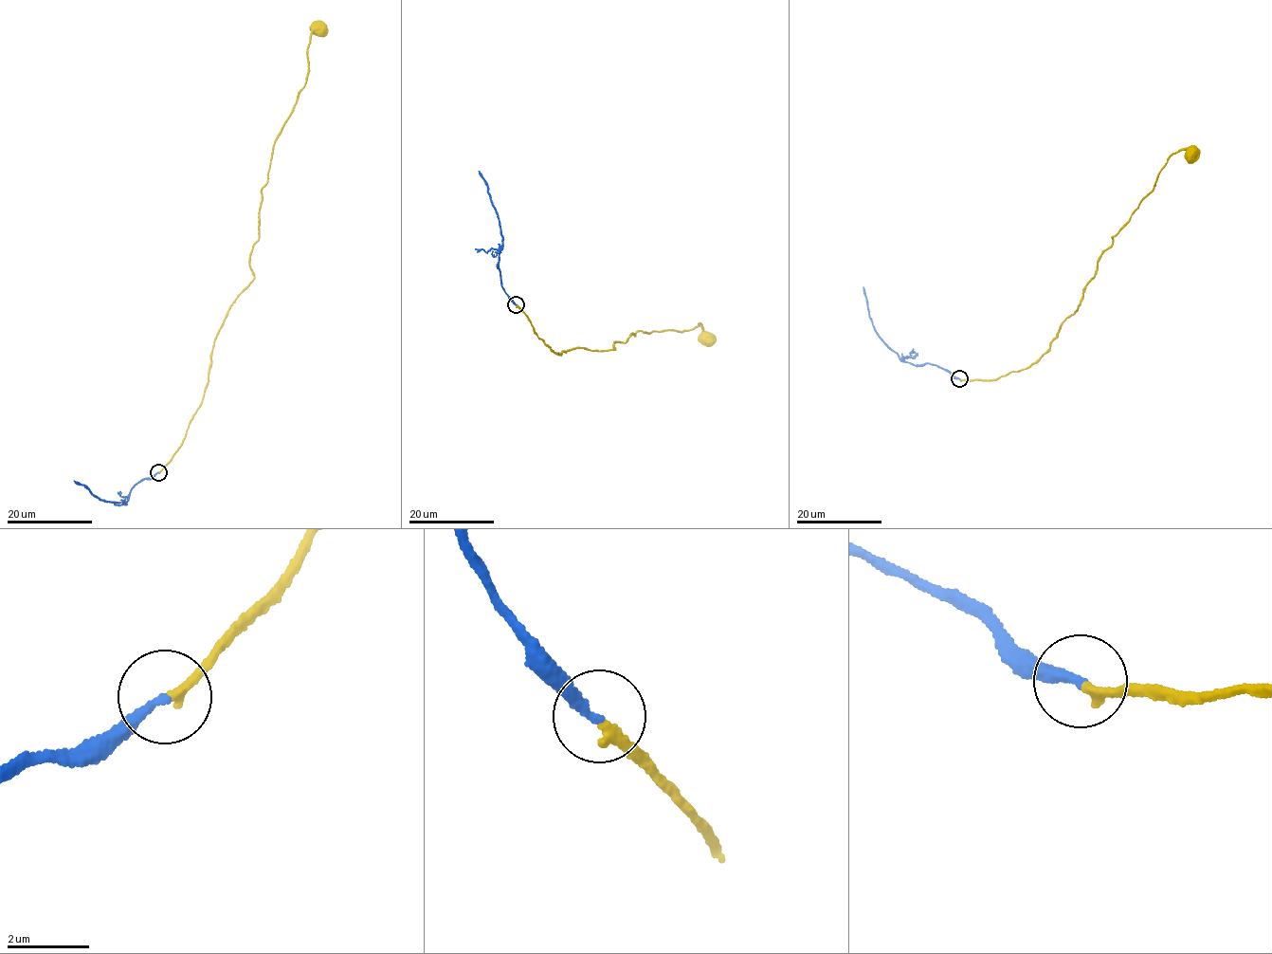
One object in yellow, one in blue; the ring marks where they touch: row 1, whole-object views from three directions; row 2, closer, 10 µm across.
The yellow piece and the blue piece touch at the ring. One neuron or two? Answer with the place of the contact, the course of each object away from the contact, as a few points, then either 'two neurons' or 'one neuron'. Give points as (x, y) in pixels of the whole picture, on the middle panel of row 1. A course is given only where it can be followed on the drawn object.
(516, 304) | yellow via (516, 304), (559, 354), (615, 349), (637, 331), (699, 322), (707, 338) | blue via (516, 303), (501, 284), (499, 265), (501, 230), (488, 190), (479, 171) | one neuron

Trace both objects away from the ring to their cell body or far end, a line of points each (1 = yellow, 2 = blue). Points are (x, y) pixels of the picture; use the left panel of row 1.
1: (158, 471), (202, 403), (229, 306), (254, 277), (262, 188), (318, 29)
2: (158, 472), (137, 483), (124, 504), (123, 501), (111, 503), (92, 495), (91, 490), (74, 481)

